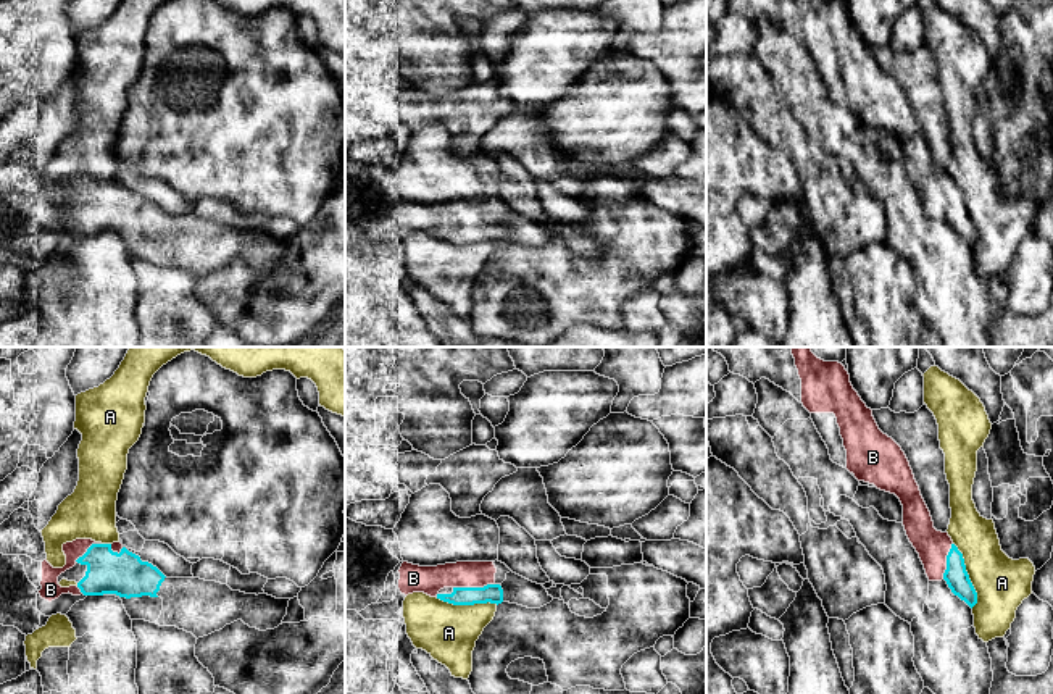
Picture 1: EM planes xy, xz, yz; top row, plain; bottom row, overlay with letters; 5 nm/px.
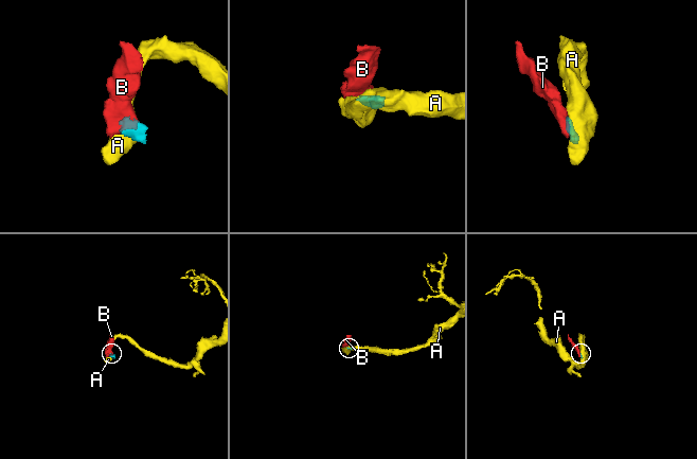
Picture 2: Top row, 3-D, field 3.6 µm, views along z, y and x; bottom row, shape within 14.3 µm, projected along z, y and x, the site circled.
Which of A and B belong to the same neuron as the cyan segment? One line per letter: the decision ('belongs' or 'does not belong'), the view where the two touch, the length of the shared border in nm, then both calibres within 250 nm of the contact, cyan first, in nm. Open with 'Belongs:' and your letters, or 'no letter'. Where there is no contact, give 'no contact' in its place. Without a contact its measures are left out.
Belongs: B
A: does not belong; meets cyan in yz; contact 340 nm long; 120 nm thick on the cyan side, 260 nm on the other
B: belongs; meets cyan in xz; contact 200 nm long; 100 nm thick on the cyan side, 140 nm on the other

